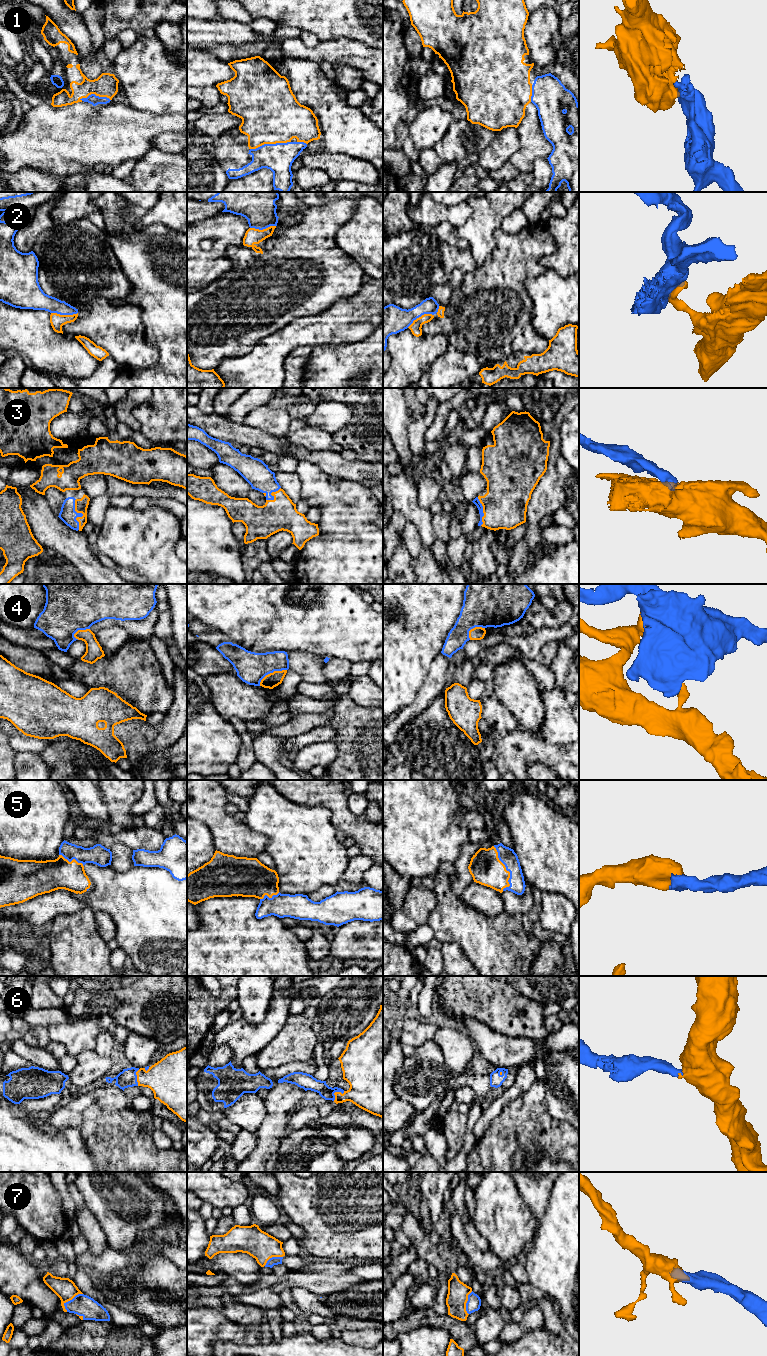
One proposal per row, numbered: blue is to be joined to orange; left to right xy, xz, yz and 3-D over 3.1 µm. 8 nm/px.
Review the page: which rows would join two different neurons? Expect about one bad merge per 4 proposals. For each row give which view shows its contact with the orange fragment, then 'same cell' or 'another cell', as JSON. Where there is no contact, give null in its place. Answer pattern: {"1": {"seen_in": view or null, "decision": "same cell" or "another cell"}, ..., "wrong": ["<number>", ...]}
{"1": {"seen_in": "xz", "decision": "same cell"}, "2": {"seen_in": "yz", "decision": "another cell"}, "3": {"seen_in": "xy", "decision": "same cell"}, "4": {"seen_in": "xz", "decision": "another cell"}, "5": {"seen_in": "yz", "decision": "same cell"}, "6": {"seen_in": "xz", "decision": "same cell"}, "7": {"seen_in": "xy", "decision": "same cell"}, "wrong": ["2", "4"]}

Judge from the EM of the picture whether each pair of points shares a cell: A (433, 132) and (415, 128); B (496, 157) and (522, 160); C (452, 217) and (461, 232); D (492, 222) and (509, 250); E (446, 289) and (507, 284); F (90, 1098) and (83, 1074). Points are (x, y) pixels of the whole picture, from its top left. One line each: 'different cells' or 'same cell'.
A: same cell
B: different cells
C: different cells
D: different cells
E: different cells
F: different cells

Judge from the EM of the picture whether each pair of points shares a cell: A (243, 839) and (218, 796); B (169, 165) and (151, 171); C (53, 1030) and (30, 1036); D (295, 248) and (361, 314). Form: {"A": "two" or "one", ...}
{"A": "one", "B": "one", "C": "two", "D": "two"}

